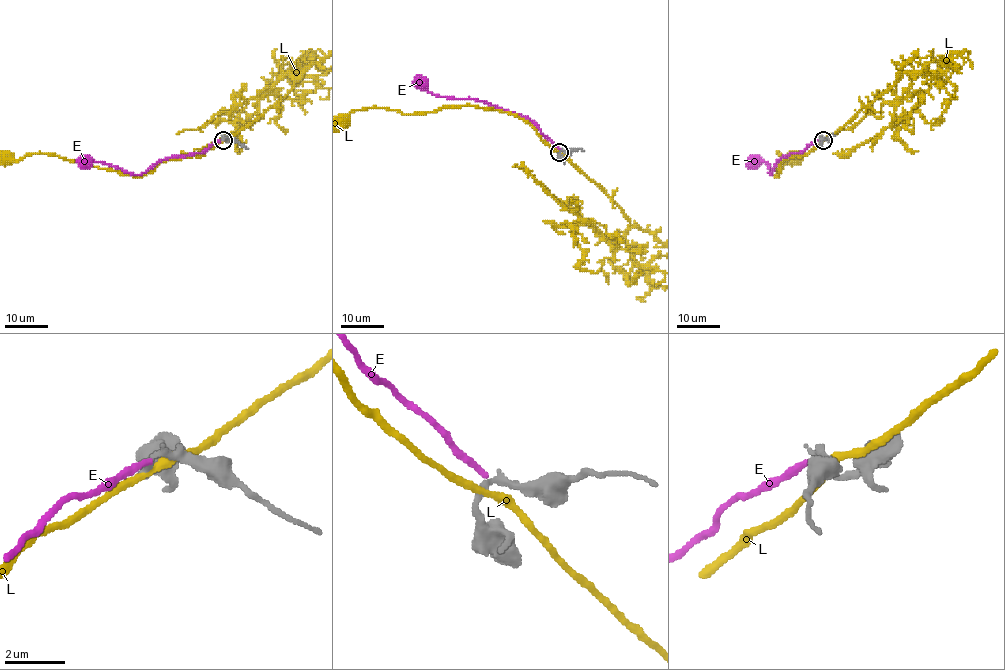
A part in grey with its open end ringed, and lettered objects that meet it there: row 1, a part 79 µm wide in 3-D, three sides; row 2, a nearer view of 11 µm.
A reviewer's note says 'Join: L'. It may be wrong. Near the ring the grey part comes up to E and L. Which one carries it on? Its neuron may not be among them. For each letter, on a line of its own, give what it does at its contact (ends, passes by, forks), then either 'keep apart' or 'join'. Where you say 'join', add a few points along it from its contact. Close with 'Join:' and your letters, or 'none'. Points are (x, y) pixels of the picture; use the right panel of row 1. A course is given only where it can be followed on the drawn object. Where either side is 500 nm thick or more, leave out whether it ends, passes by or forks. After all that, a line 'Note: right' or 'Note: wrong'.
E: it ends there; keep apart
L: it passes by; join; it runs (823, 139), (802, 156), (791, 156), (781, 161), (776, 175), (784, 162), (778, 153), (783, 161), (794, 157)
Join: L
Note: right

